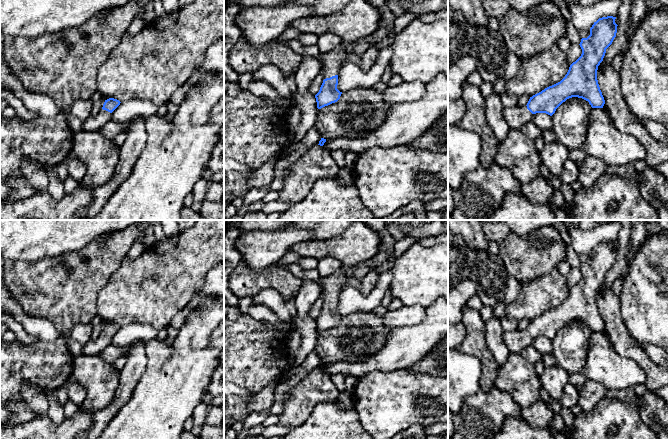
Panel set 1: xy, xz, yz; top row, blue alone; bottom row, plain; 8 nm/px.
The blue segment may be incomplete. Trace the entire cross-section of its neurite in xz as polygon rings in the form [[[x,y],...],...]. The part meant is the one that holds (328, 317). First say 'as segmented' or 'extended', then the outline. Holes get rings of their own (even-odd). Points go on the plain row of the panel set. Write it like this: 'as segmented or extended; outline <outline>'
extended; outline [[[366,261],[358,264],[355,271],[349,276],[344,274],[344,268],[341,267],[334,274],[320,278],[318,281],[321,290],[320,297],[325,303],[323,304],[319,316],[315,319],[318,333],[335,327],[340,323],[342,316],[337,313],[338,298],[345,281],[348,278],[361,279],[374,269],[370,261]]]

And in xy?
extended; outline [[[114,322],[105,324],[102,333],[95,339],[83,345],[83,355],[98,355],[105,347],[111,344],[112,336],[120,329]]]

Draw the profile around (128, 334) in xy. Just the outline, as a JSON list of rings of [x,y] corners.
[[[132,323],[121,326],[120,329],[111,337],[111,344],[125,347],[136,341],[147,342],[157,338],[158,330],[150,325],[142,323]]]

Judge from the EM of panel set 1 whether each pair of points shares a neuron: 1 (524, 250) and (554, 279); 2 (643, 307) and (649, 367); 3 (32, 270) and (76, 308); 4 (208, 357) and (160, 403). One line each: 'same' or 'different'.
1: different
2: different
3: same
4: same

